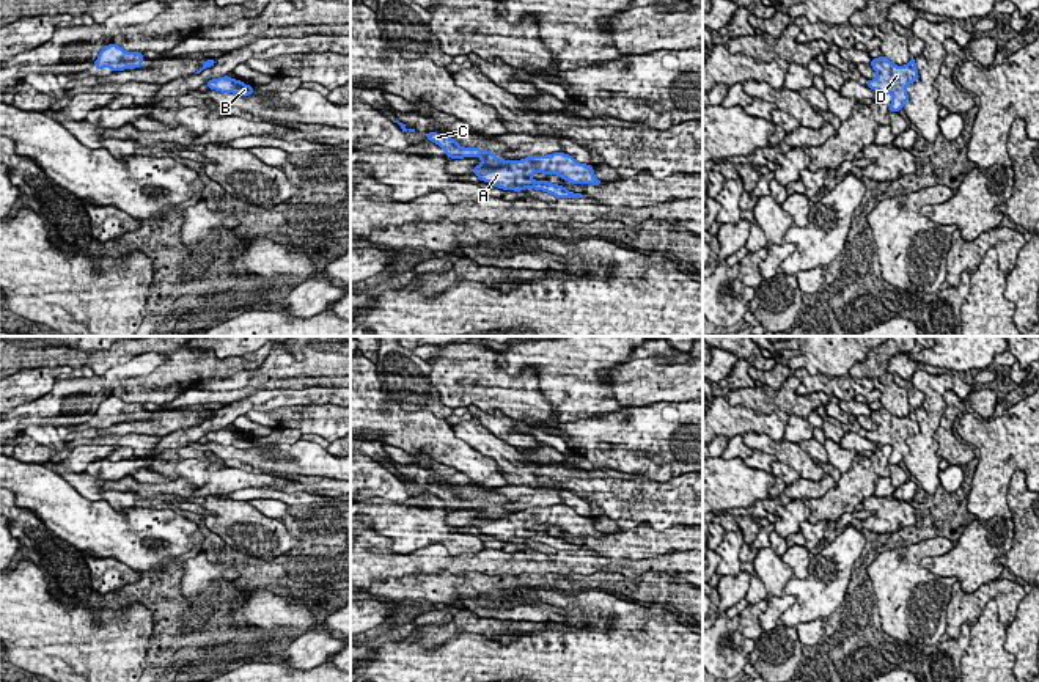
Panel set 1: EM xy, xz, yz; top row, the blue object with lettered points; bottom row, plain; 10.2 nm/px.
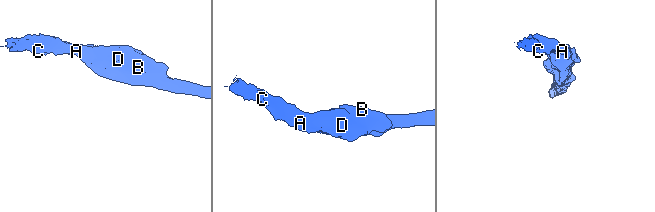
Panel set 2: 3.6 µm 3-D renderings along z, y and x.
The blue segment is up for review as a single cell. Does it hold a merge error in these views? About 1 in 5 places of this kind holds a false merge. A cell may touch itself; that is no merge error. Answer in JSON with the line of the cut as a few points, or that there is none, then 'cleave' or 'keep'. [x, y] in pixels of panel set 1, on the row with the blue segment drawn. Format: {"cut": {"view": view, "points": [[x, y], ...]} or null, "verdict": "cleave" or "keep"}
{"cut": null, "verdict": "keep"}

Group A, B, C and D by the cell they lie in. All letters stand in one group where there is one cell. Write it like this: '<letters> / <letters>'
A B C D

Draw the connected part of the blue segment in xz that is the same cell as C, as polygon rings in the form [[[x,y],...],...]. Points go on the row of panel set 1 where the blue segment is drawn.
[[[426,132],[426,140],[443,148],[443,152],[453,159],[481,157],[481,163],[472,167],[472,171],[483,181],[494,184],[497,189],[522,192],[527,187],[542,190],[555,198],[583,198],[582,193],[569,192],[564,185],[550,184],[549,181],[534,181],[533,173],[558,174],[572,184],[591,184],[599,187],[600,179],[596,178],[593,163],[578,163],[566,152],[553,152],[547,156],[530,156],[520,160],[503,160],[489,149],[462,148],[453,137],[437,132]]]

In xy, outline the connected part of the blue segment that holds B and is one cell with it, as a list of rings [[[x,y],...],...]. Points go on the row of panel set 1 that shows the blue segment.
[[[229,75],[207,80],[206,85],[209,90],[215,90],[220,93],[233,93],[236,96],[250,96],[255,93],[253,85],[245,85],[239,79],[233,80]]]

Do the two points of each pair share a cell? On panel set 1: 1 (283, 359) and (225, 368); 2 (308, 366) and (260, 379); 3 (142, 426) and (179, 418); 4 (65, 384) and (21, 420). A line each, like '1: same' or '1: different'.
1: different
2: same
3: same
4: same

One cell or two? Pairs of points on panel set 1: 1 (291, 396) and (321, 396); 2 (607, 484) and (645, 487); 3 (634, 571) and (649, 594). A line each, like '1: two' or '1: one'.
1: one
2: one
3: two

